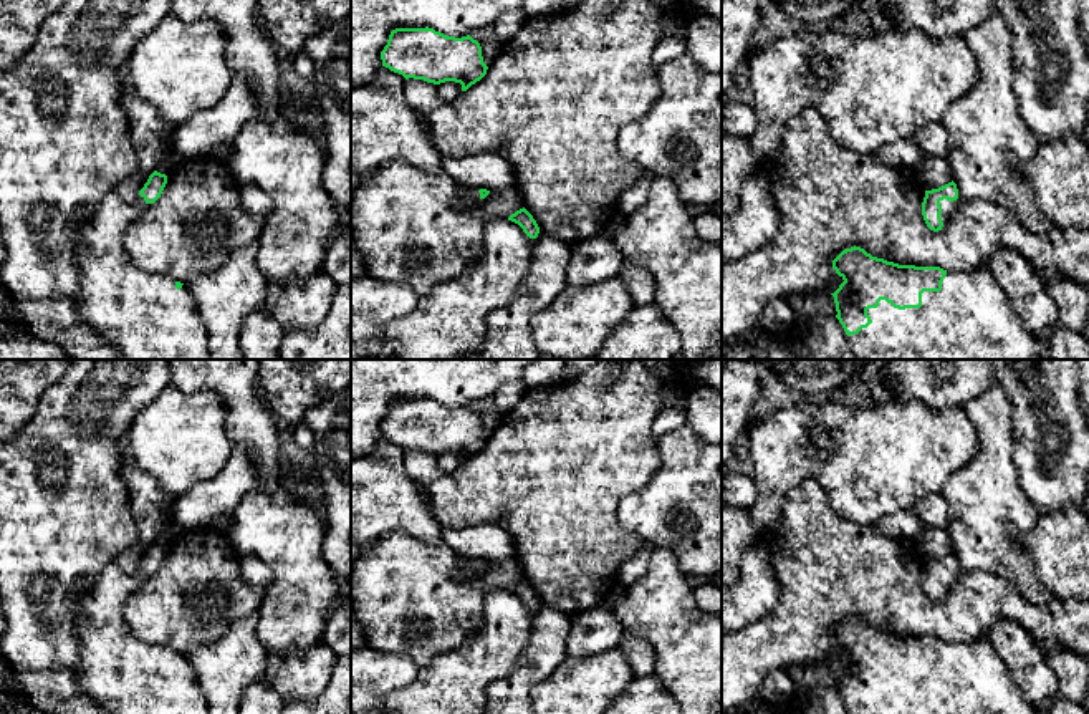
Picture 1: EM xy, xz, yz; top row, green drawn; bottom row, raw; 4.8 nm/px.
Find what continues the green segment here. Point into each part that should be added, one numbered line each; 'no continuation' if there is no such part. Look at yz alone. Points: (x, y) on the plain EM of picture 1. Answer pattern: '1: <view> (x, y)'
1: yz (970, 678)

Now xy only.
1: xy (121, 675)

